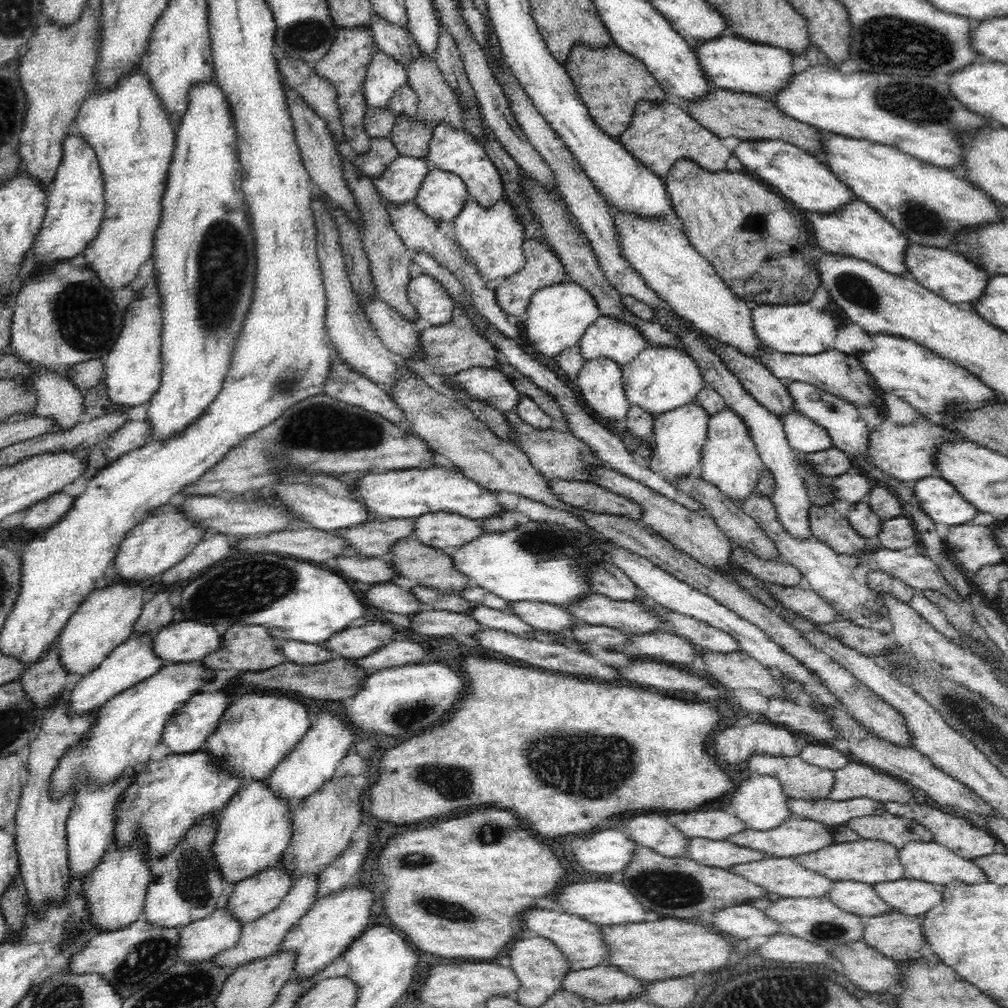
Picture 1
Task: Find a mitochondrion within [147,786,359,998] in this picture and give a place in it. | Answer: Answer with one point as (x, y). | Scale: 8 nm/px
(194, 868)

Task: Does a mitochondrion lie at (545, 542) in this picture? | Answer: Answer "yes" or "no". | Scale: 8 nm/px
yes

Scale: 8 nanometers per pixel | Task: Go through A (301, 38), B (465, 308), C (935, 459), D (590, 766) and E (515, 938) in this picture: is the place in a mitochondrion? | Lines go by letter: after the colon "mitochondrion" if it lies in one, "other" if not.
A: mitochondrion
B: other
C: other
D: mitochondrion
E: other

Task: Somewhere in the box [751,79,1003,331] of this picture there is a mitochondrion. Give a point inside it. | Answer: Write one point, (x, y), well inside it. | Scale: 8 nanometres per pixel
(923, 221)

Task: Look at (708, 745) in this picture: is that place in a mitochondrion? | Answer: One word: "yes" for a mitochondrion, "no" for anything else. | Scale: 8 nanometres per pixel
no

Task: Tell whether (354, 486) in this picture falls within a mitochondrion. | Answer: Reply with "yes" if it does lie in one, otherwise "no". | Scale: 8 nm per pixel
no

